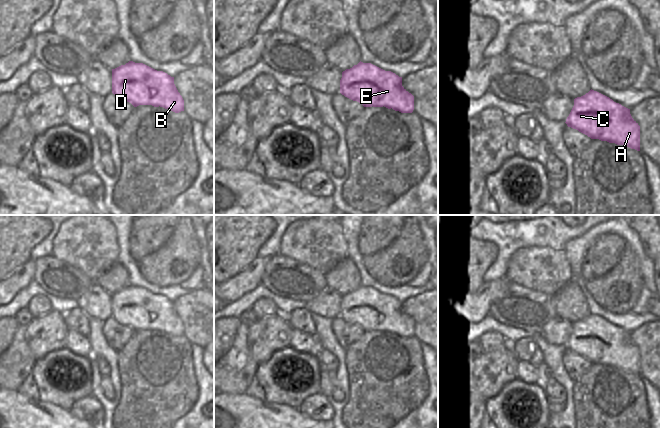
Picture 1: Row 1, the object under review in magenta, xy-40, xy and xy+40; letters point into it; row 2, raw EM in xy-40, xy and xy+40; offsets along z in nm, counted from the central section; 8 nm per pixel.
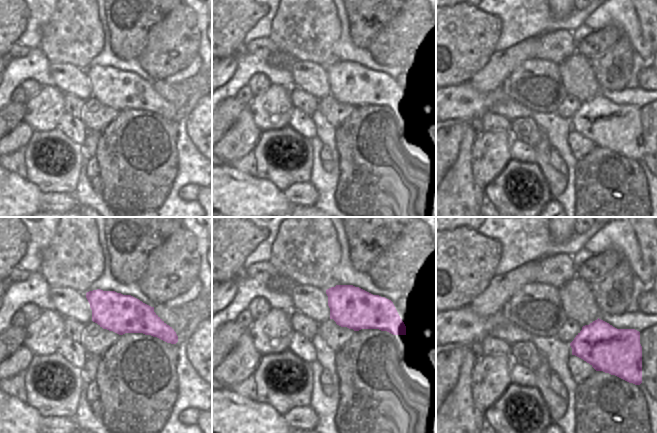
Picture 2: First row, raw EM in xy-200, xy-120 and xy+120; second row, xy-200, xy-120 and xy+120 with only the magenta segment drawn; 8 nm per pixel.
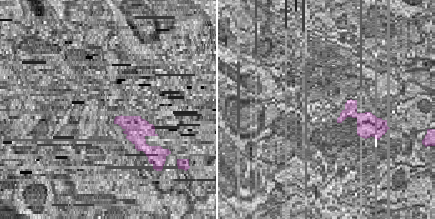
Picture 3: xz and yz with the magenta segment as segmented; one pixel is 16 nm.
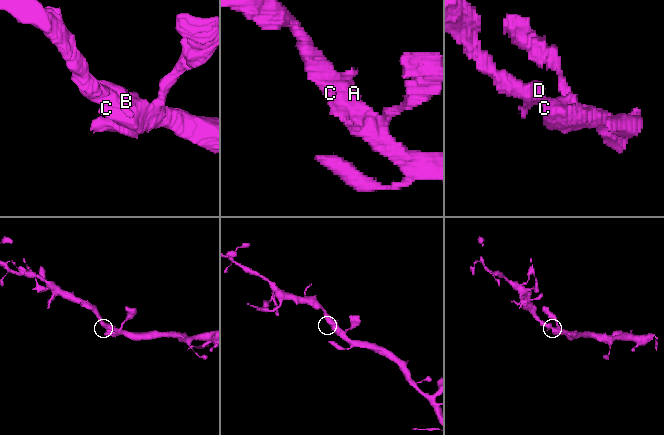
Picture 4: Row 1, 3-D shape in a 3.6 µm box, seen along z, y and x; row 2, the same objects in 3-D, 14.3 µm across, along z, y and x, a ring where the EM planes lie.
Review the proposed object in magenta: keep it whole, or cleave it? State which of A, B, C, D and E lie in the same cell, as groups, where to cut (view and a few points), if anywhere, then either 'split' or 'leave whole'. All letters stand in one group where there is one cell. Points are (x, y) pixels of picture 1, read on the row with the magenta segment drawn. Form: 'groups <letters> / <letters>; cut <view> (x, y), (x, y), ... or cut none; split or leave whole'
groups A B C D E; cut none; leave whole

